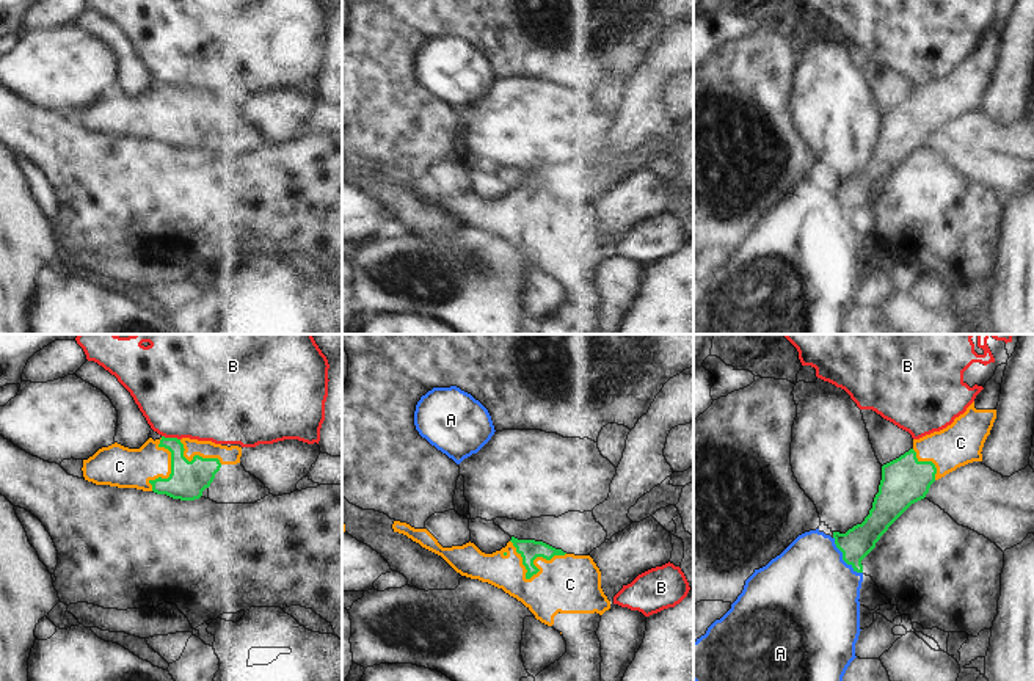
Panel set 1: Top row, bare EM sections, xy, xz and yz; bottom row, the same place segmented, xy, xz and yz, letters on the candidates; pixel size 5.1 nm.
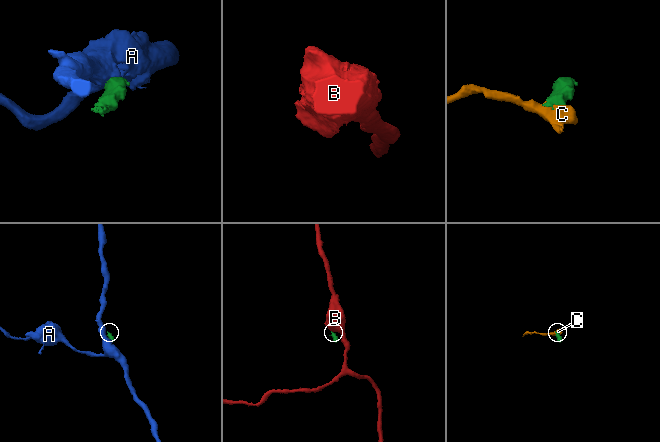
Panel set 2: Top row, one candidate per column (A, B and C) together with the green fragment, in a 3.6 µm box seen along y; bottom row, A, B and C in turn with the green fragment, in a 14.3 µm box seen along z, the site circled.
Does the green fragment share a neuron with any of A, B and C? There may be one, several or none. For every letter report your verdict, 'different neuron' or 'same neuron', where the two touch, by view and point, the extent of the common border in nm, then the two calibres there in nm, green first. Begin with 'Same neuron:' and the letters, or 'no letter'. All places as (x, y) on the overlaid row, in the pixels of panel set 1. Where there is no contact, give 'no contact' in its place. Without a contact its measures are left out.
Same neuron: C
A: different neuron; contact yz (843, 557); length 240 nm; calibres 160 and 480 nm
B: different neuron; contact xy (171, 438); length 100 nm; calibres 190 and 480 nm
C: same neuron; contact xz (535, 573); length 300 nm; calibres 110 and 300 nm

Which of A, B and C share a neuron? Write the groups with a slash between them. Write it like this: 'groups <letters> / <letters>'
groups A / B / C

